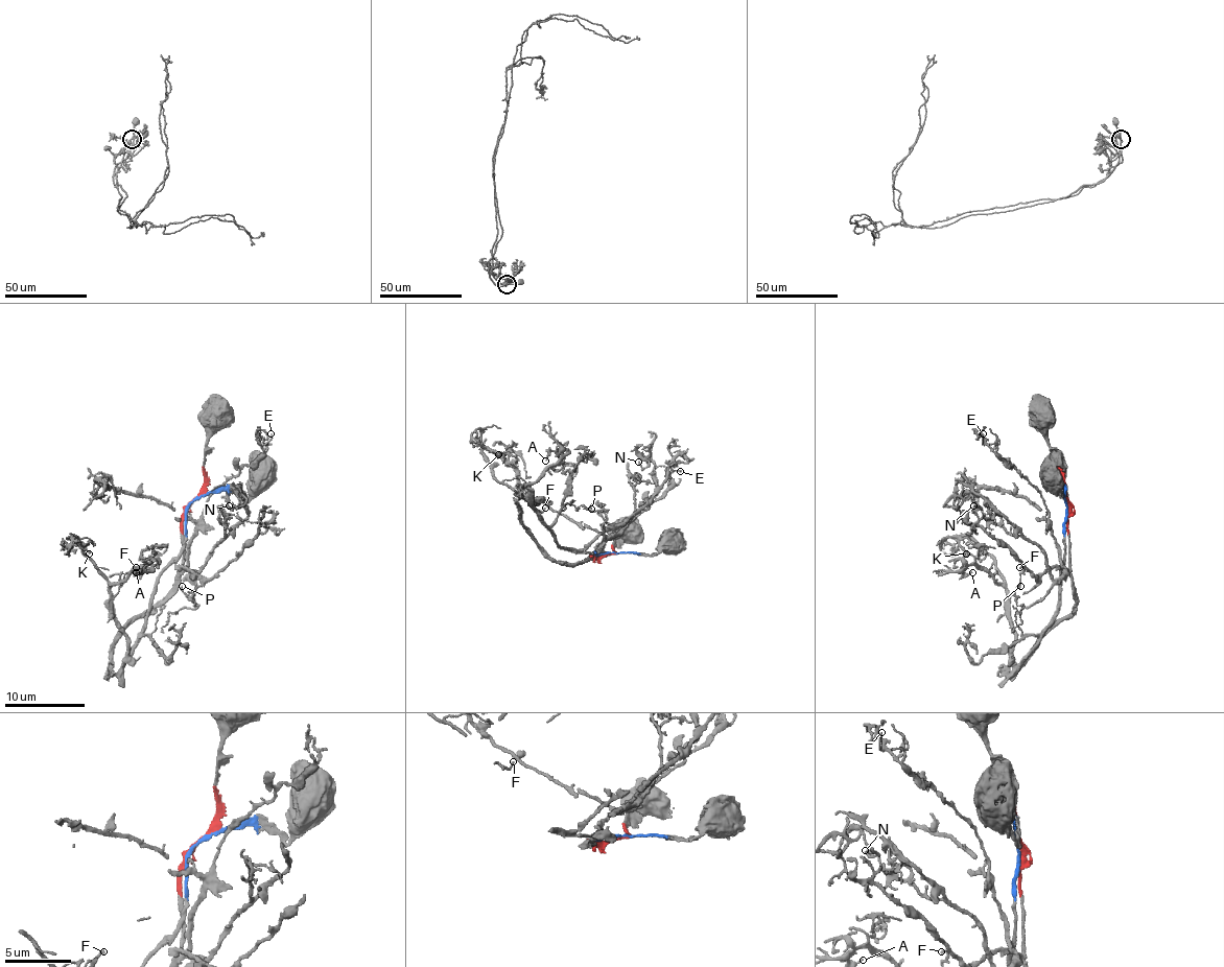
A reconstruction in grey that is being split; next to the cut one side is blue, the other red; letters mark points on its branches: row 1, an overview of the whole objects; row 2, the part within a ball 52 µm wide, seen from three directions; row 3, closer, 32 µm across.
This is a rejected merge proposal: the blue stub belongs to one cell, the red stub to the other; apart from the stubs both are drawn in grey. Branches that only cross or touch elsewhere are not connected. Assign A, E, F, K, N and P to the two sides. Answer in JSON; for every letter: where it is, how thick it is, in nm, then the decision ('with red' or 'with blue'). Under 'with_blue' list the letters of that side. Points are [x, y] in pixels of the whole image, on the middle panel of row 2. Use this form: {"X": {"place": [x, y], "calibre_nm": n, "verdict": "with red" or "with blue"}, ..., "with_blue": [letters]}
{"A": {"place": [545, 461], "calibre_nm": 160, "verdict": "with blue"}, "E": {"place": [680, 471], "calibre_nm": 110, "verdict": "with red"}, "F": {"place": [545, 508], "calibre_nm": 160, "verdict": "with blue"}, "K": {"place": [498, 454], "calibre_nm": 180, "verdict": "with blue"}, "N": {"place": [638, 462], "calibre_nm": 180, "verdict": "with red"}, "P": {"place": [591, 509], "calibre_nm": 150, "verdict": "with red"}, "with_blue": ["A", "F", "K"]}

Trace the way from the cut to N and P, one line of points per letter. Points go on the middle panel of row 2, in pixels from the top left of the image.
N: (604, 556), (591, 556), (656, 493), (656, 473), (650, 461), (645, 467), (638, 461)
P: (604, 556), (591, 558), (604, 543), (602, 527), (606, 517), (602, 503), (593, 503), (591, 509)

